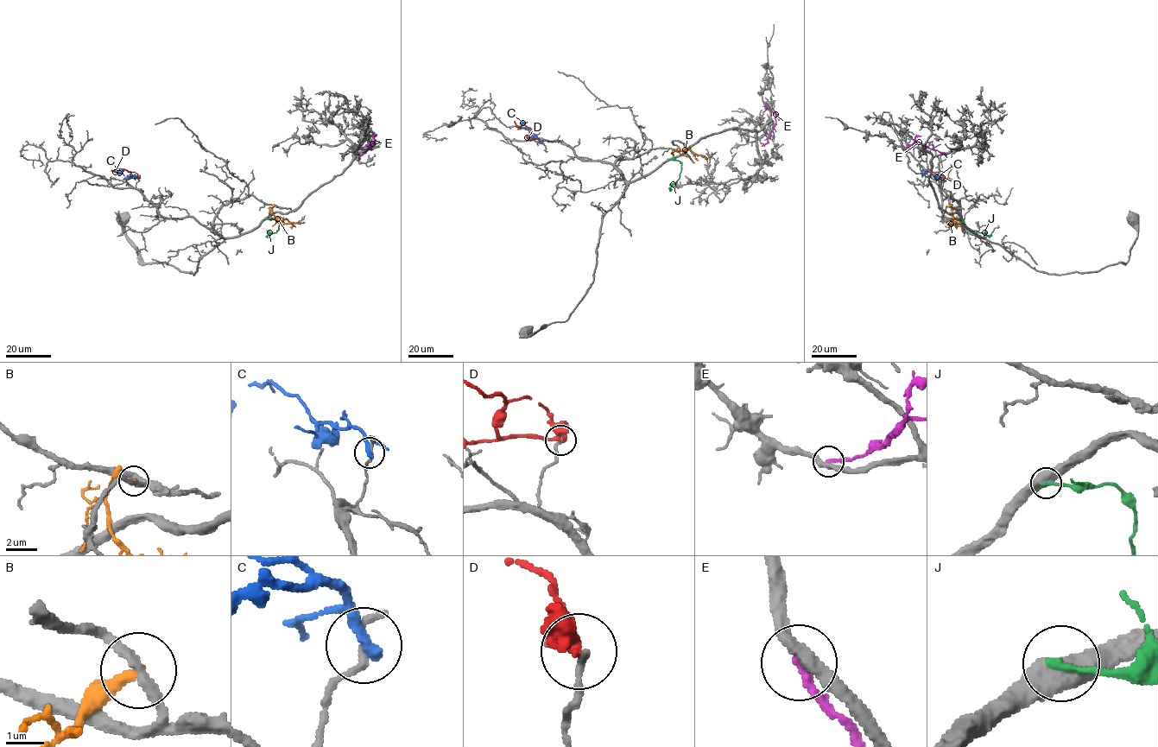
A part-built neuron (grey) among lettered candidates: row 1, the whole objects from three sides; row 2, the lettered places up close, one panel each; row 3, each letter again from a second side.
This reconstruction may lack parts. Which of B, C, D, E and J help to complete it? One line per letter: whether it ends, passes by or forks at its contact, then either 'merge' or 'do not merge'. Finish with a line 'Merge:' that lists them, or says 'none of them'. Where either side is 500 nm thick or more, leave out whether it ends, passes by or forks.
B: it ends | do not merge
C: it ends | do not merge
D: it passes by | do not merge
E: it ends | do not merge
J: do not merge
Merge: none of them

